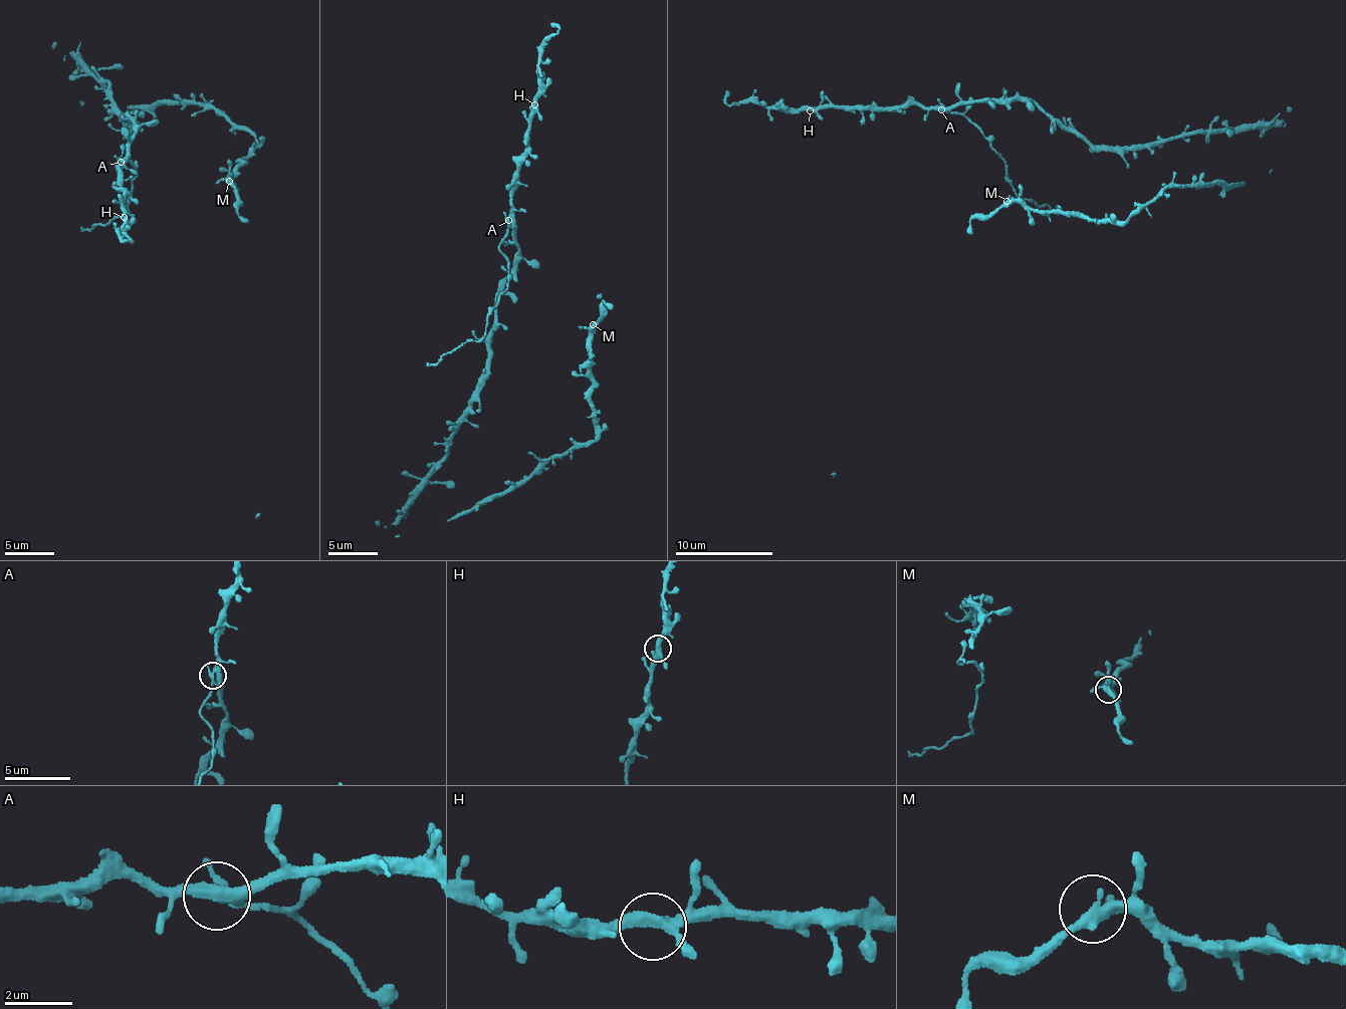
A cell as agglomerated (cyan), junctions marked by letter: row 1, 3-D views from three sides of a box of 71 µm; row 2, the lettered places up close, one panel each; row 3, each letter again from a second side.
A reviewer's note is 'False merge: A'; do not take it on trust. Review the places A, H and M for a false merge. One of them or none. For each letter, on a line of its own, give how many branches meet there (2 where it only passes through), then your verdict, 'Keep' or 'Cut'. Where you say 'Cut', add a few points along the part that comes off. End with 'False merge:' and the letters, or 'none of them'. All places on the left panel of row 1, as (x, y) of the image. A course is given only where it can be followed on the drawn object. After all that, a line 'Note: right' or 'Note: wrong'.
A: Branches: 3. Cut. Course of the part to remove: (121, 162), (123, 158), (118, 160), (137, 169), (130, 212), (117, 215), (88, 230), (81, 227)
H: Branches: 3. Keep
M: Branches: 3. Keep
False merge: A
Note: right

